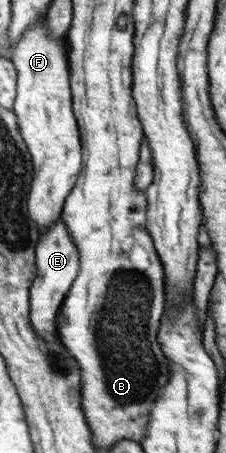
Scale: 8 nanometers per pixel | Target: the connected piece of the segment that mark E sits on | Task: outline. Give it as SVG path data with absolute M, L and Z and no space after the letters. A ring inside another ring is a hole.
M63 214L61 218L49 230L40 232L39 241L36 248L36 264L37 275L32 281L31 291L29 298L32 300L32 312L29 314L29 318L32 320L33 329L38 332L38 335L42 336L45 341L56 340L56 326L54 326L54 318L56 318L56 312L60 310L60 304L62 300L69 294L70 286L73 286L74 278L77 278L78 272L78 249L76 243L73 241L72 234L69 233L68 226L63 221Z

